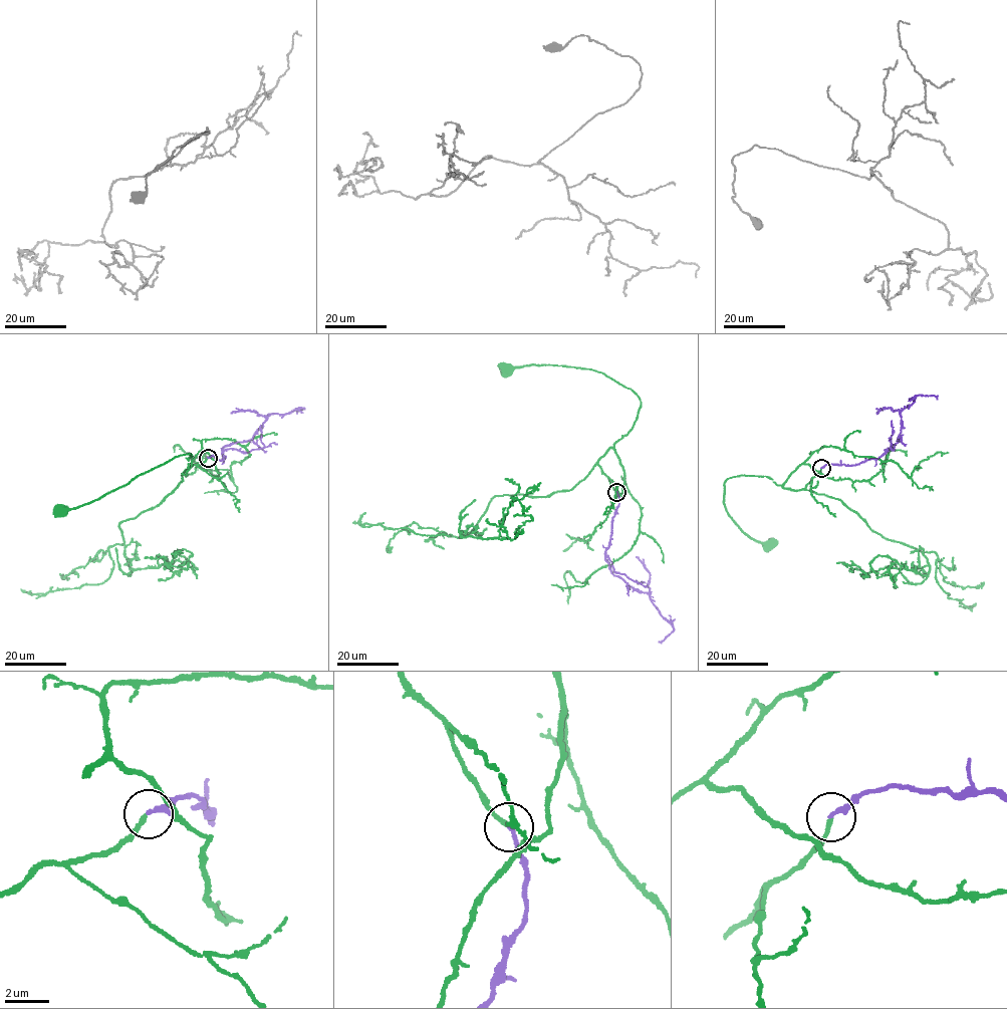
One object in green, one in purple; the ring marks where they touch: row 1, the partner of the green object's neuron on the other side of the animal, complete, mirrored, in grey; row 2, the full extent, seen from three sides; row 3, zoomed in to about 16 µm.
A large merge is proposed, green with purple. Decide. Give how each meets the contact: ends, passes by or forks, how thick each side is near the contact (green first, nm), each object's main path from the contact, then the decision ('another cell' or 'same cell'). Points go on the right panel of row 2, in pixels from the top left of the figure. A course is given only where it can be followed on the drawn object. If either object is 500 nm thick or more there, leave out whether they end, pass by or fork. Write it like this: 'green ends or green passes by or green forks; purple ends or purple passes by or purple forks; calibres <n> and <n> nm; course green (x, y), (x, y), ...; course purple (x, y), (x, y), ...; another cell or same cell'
green ends; purple ends; calibres 190 and 190 nm; course green (821, 468), (801, 490), (768, 477), (725, 480), (729, 516), (770, 545); course purple (821, 468), (876, 459), (899, 442), (900, 413), (915, 397), (937, 399); same cell

